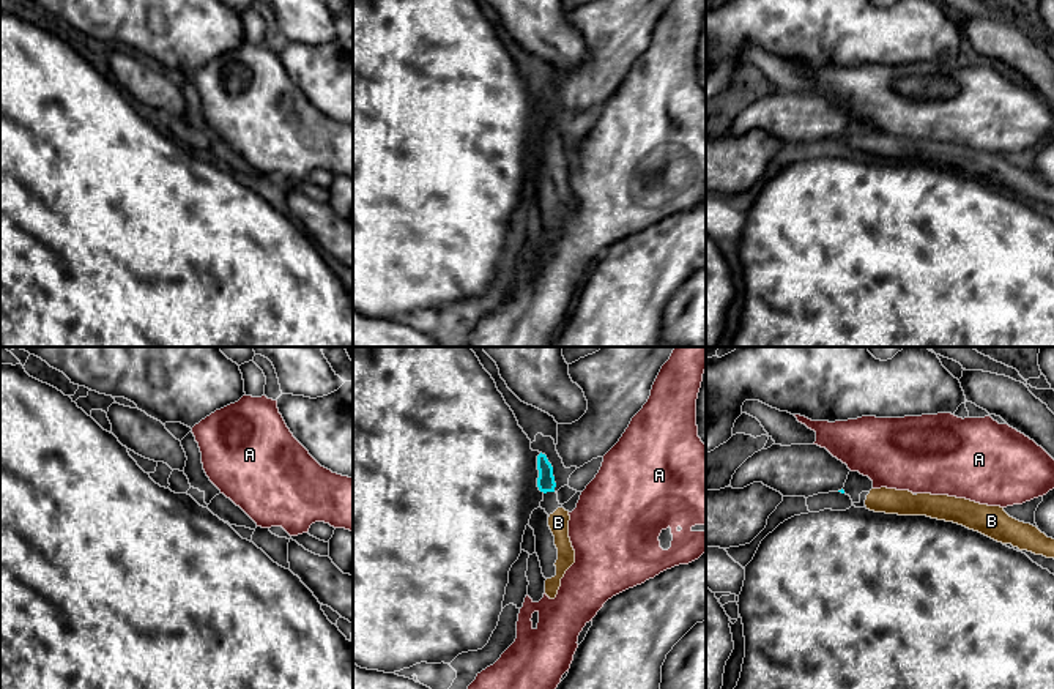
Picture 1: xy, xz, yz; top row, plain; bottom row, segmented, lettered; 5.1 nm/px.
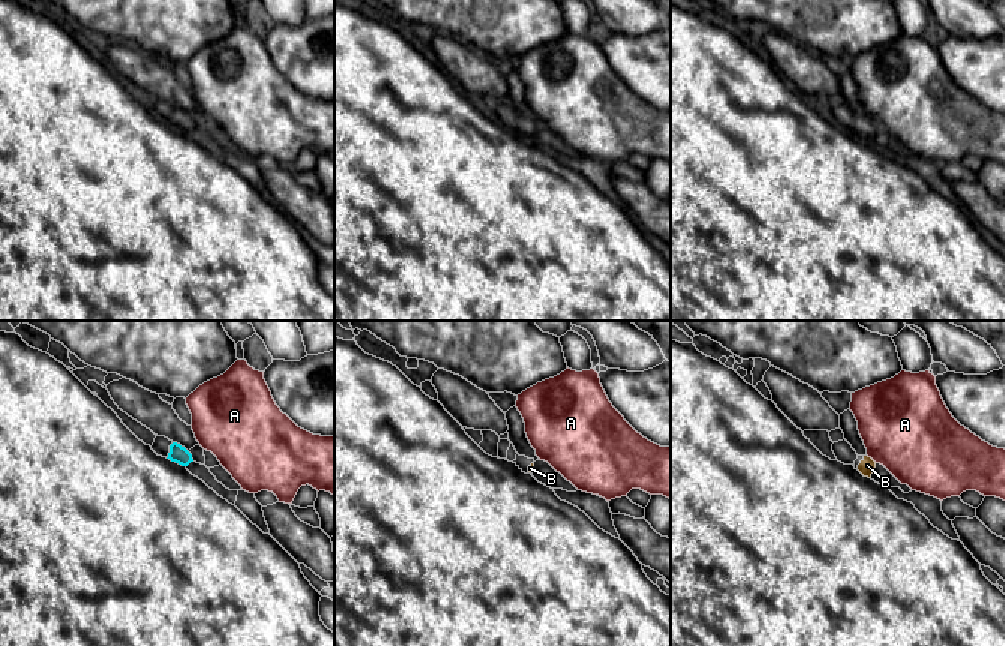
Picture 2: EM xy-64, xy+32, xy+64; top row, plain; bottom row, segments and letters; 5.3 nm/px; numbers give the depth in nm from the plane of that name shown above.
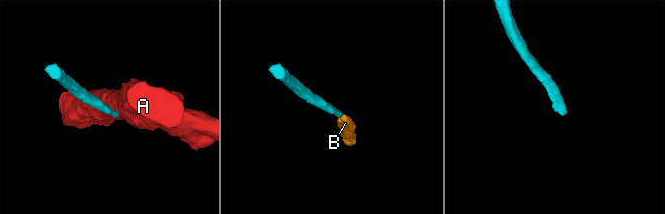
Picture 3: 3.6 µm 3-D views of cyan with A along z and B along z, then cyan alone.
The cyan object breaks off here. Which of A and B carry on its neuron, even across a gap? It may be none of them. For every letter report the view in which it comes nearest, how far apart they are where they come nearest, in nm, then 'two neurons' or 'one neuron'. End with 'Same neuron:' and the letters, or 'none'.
A: nearest in xz; 140 nm apart; two neurons
B: nearest in xz; 90 nm apart; one neuron
Same neuron: B

